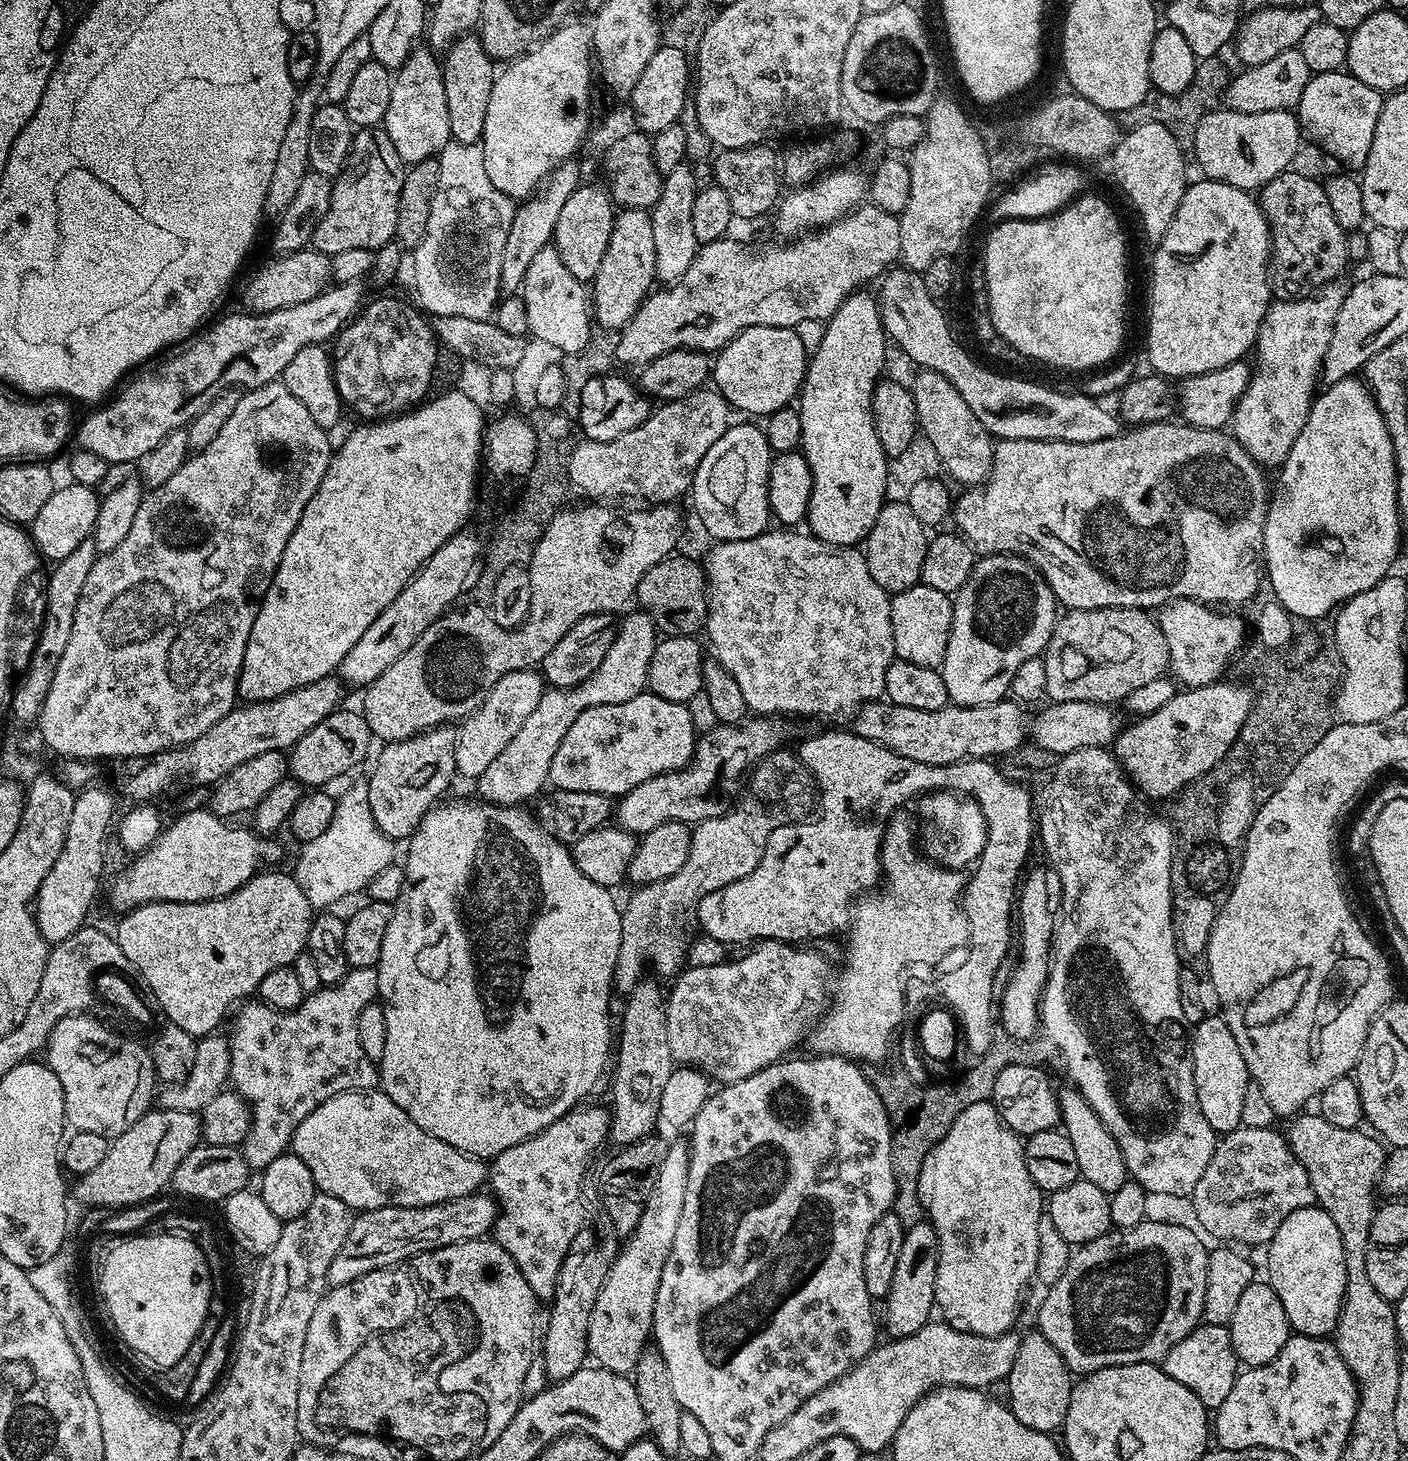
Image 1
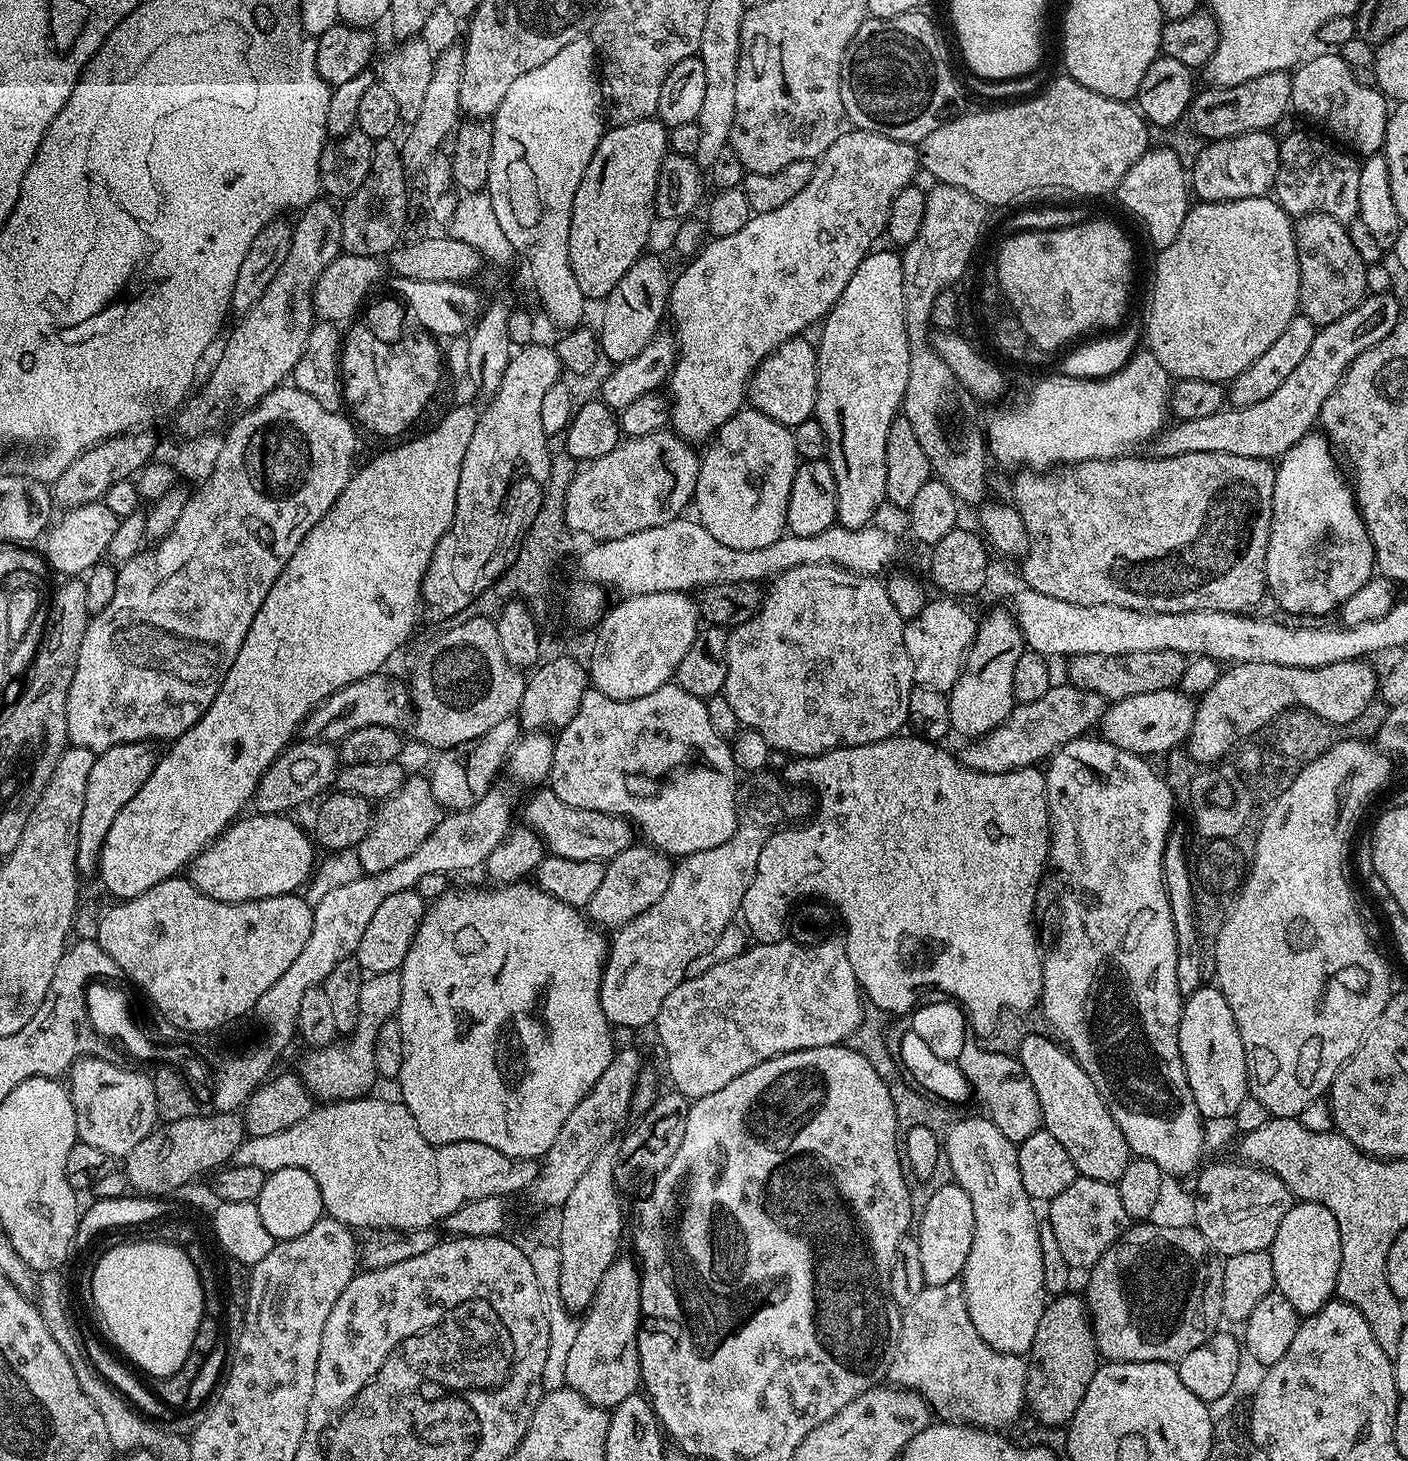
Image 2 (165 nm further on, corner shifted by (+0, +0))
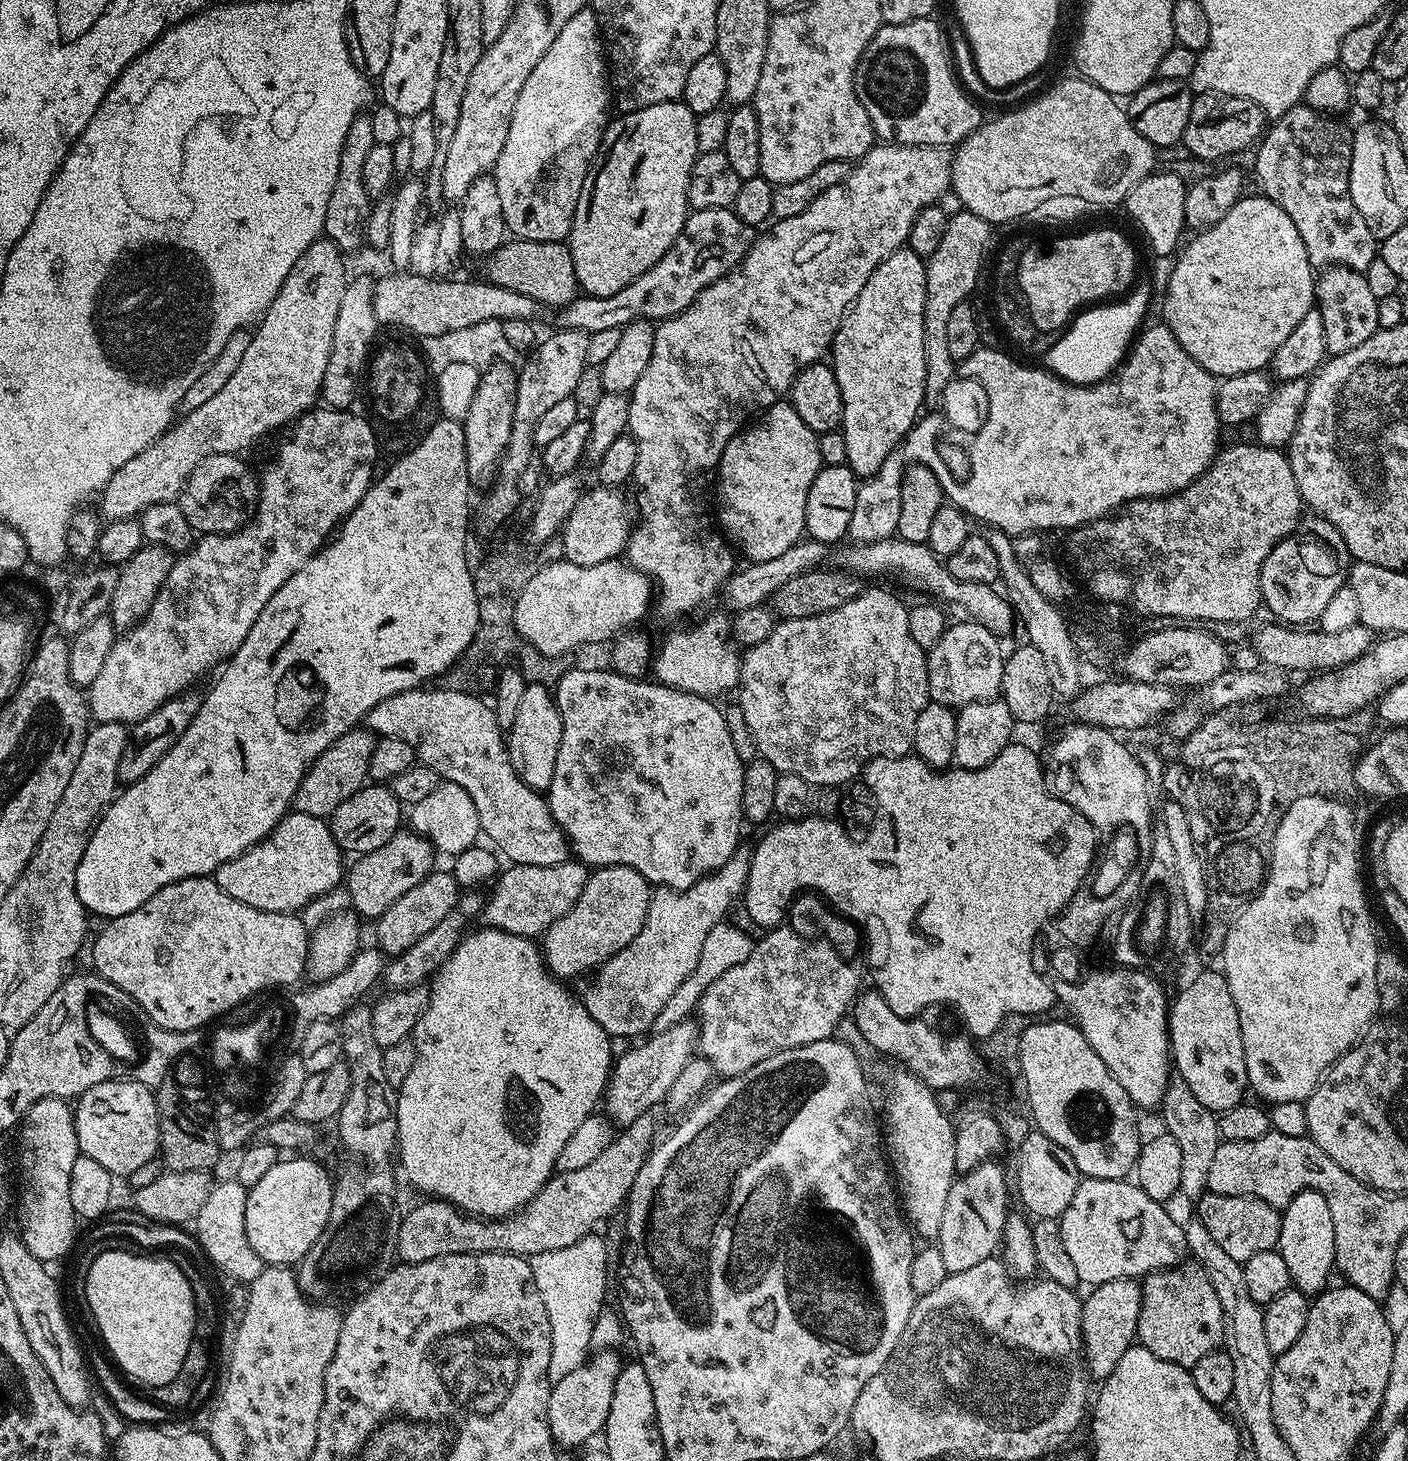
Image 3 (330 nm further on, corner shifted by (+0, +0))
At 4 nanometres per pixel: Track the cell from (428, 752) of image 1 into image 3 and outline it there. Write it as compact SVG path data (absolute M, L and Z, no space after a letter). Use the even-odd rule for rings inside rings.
M401 830L386 842L386 846L378 846L378 850L370 850L355 857L356 865L349 867L346 872L346 887L350 894L352 908L361 917L378 918L407 894L414 890L434 871L432 864L438 859L432 843L425 836L411 830Z

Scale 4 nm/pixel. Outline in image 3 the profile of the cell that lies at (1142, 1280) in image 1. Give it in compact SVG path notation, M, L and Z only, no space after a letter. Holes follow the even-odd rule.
M1181 1262L1175 1268L1149 1272L1142 1280L1144 1301L1136 1339L1158 1358L1191 1369L1206 1354L1217 1351L1224 1338L1222 1302L1203 1268L1195 1262Z

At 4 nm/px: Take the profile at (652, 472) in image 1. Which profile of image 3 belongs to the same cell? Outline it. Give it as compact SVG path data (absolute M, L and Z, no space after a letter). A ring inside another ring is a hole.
M595 487L581 495L558 536L564 547L564 559L578 566L598 566L598 562L615 560L628 546L630 520L628 524L621 493L615 488Z

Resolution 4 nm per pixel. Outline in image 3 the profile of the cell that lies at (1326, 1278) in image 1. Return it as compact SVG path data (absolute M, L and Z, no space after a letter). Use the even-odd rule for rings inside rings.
M1317 1192L1298 1194L1283 1209L1280 1217L1280 1243L1278 1250L1282 1254L1282 1262L1286 1262L1286 1270L1290 1270L1292 1284L1305 1294L1319 1294L1329 1287L1328 1275L1333 1275L1336 1263L1336 1239L1334 1238L1334 1218L1330 1218L1330 1206L1326 1206L1326 1198Z

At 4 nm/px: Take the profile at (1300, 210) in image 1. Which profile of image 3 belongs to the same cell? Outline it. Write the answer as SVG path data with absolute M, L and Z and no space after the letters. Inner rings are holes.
M1333 264L1323 269L1316 276L1316 302L1314 307L1322 314L1322 327L1326 333L1326 350L1328 356L1346 354L1346 350L1354 350L1362 346L1366 338L1380 331L1378 324L1378 300L1370 291L1364 273L1350 270L1346 266Z

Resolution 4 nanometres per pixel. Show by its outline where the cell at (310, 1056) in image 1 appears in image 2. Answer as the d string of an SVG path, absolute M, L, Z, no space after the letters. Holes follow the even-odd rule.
M377 972L369 975L362 986L362 1000L358 1002L358 1022L356 1029L347 1037L348 1045L339 1048L339 1043L329 1042L319 1048L313 1048L307 1054L308 1061L298 1068L298 1075L308 1087L309 1092L322 1098L324 1102L358 1100L369 1095L374 1069L374 1038L378 1030L388 1020L393 1019L402 998L402 982L399 972Z

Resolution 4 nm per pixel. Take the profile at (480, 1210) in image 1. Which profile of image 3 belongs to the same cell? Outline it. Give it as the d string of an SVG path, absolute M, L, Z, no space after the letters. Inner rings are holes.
M689 1018L661 1032L653 1031L647 1038L641 1039L637 1048L615 1057L608 1087L602 1097L602 1108L613 1125L623 1126L634 1122L642 1114L652 1112L655 1104L665 1099L678 1079L679 1072L685 1068L697 1051L700 1029L695 1019Z

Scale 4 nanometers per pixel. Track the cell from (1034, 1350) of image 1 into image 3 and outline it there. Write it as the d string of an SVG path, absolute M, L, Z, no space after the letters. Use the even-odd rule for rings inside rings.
M1135 1279L1097 1284L1089 1292L1092 1293L1083 1297L1080 1310L1082 1356L1086 1361L1087 1375L1093 1381L1102 1382L1112 1373L1114 1366L1118 1366L1122 1354L1137 1343L1136 1327L1140 1321L1144 1294Z

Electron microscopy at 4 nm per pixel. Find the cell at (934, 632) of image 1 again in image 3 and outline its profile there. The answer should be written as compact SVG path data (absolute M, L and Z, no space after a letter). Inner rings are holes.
M975 622L963 623L949 623L942 638L938 638L938 642L926 652L928 658L928 699L933 704L941 704L953 710L965 708L968 704L979 700L997 699L1000 696L1002 670L1004 669L1005 653L1000 652L1001 641L996 633L986 630L986 626Z

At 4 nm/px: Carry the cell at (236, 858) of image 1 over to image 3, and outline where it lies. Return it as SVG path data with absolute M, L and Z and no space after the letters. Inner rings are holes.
M292 810L283 816L276 829L261 844L247 848L238 854L238 858L216 869L214 879L218 886L222 886L222 890L226 890L226 894L230 894L230 898L238 898L238 902L246 902L246 906L254 906L254 910L296 914L312 900L341 887L346 876L344 860L345 853L341 852L334 834L329 830L327 819Z

